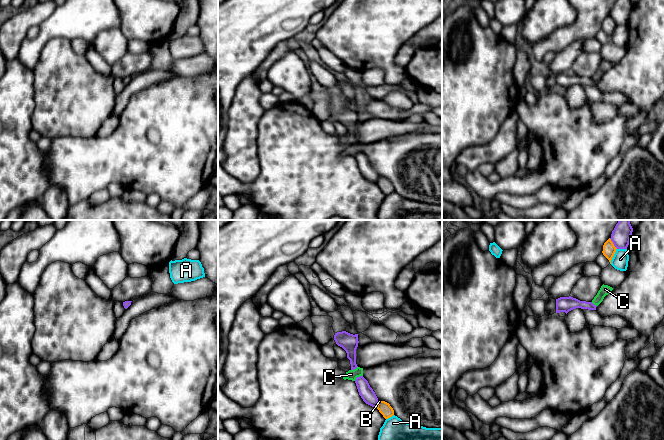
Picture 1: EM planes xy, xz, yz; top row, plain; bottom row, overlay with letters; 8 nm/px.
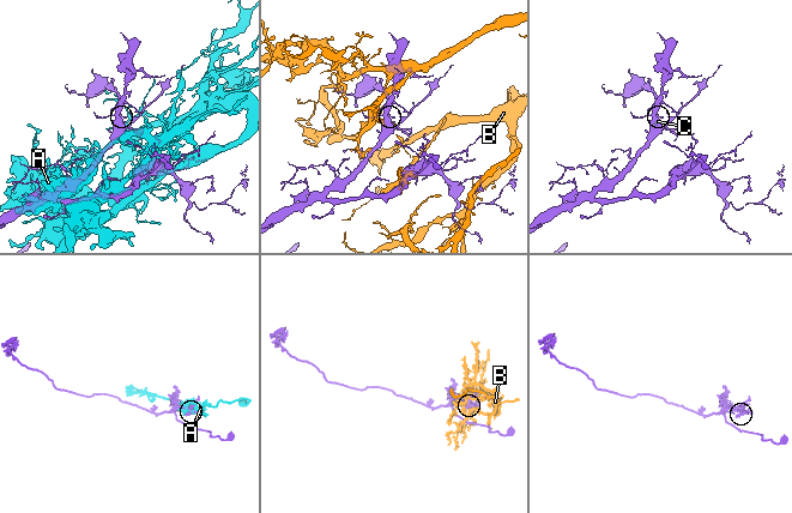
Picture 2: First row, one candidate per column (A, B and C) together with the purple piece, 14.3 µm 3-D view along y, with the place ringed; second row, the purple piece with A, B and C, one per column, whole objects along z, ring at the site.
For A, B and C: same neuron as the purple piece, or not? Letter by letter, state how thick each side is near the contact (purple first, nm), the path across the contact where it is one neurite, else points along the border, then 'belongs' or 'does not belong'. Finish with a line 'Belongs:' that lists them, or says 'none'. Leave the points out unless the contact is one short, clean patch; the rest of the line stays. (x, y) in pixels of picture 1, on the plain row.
A: calibres 150 and 130 nm; does not belong
B: calibres 150 and 100 nm; does not belong
C: calibres 110 and 80 nm; border xz (362, 151), (354, 156); does not belong
Belongs: none

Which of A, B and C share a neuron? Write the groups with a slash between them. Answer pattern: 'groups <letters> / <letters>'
groups A / B / C

